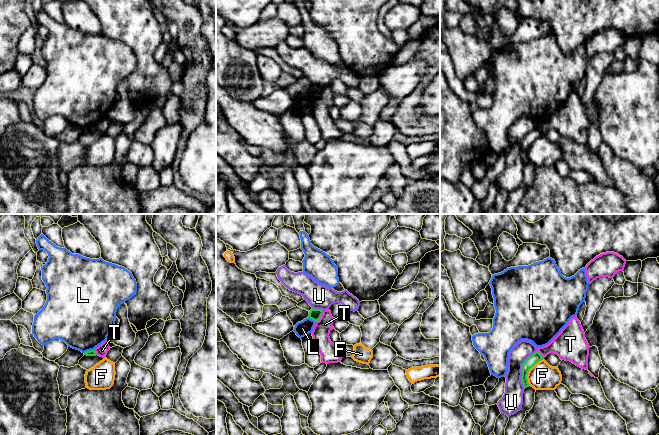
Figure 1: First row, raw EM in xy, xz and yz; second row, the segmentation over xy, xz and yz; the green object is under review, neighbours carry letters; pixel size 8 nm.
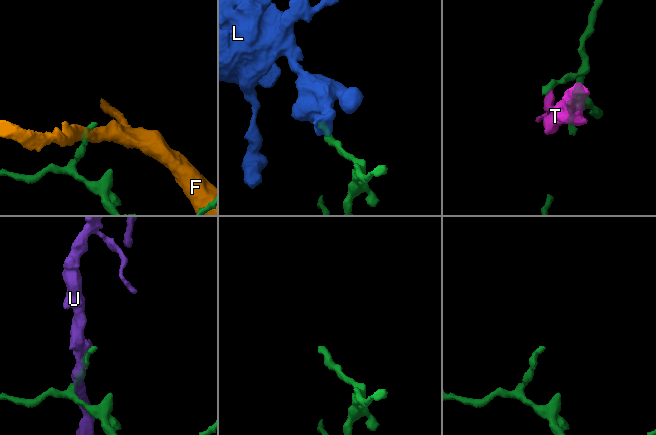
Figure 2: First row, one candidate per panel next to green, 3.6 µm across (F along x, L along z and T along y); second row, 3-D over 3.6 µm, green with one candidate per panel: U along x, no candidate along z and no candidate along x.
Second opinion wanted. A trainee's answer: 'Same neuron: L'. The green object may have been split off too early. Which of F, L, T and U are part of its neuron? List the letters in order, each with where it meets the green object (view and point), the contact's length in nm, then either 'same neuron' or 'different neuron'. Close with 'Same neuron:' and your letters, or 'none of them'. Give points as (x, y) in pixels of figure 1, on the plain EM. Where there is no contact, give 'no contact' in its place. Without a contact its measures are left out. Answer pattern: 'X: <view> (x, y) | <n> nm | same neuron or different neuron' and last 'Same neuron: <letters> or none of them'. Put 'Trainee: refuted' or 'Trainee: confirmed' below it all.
F: yz (528, 147) | 240 nm | different neuron
L: xz (312, 95) | 80 nm | different neuron
T: xz (320, 93) | 110 nm | different neuron
U: yz (522, 145) | 320 nm | different neuron
Same neuron: none of them
Trainee: refuted

